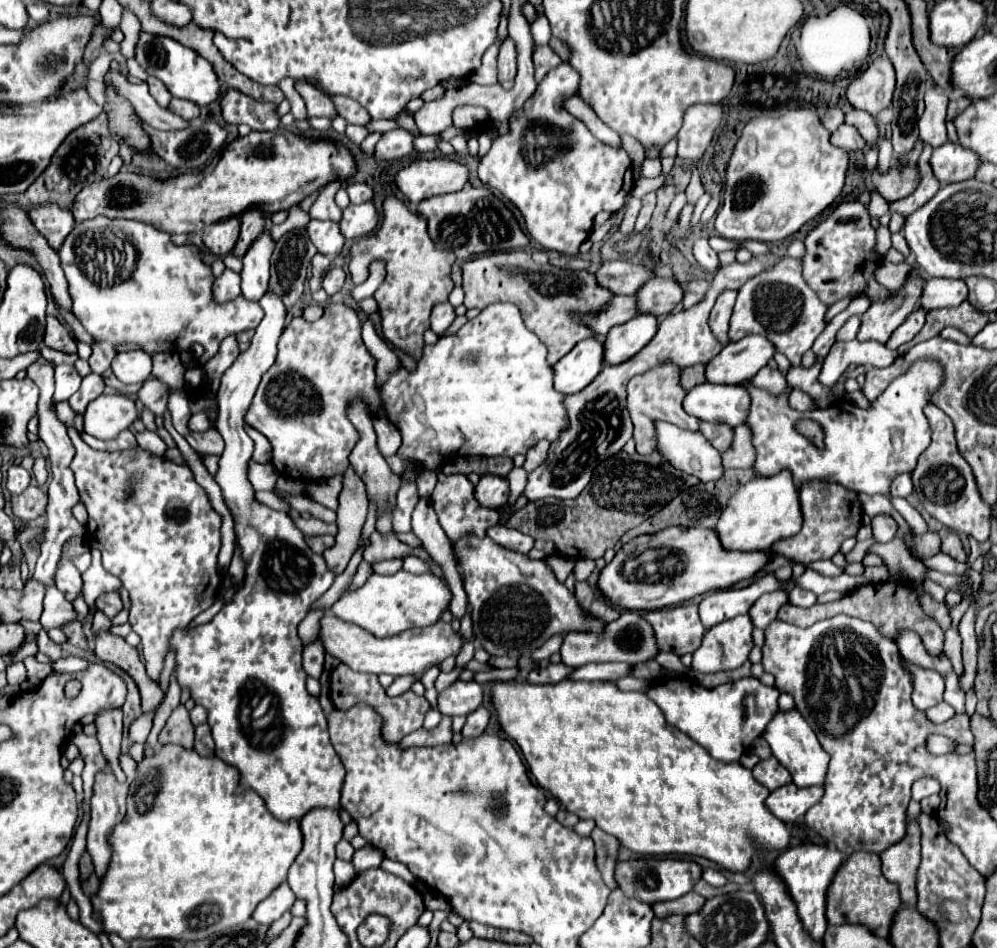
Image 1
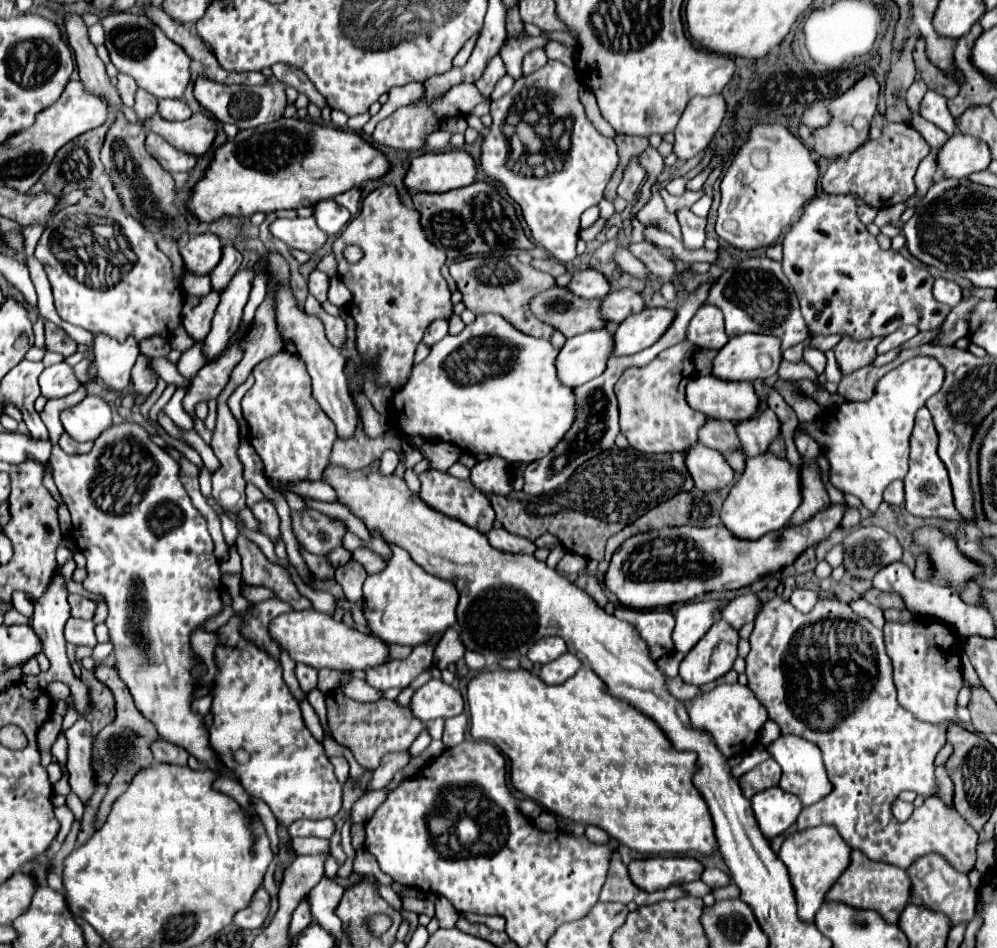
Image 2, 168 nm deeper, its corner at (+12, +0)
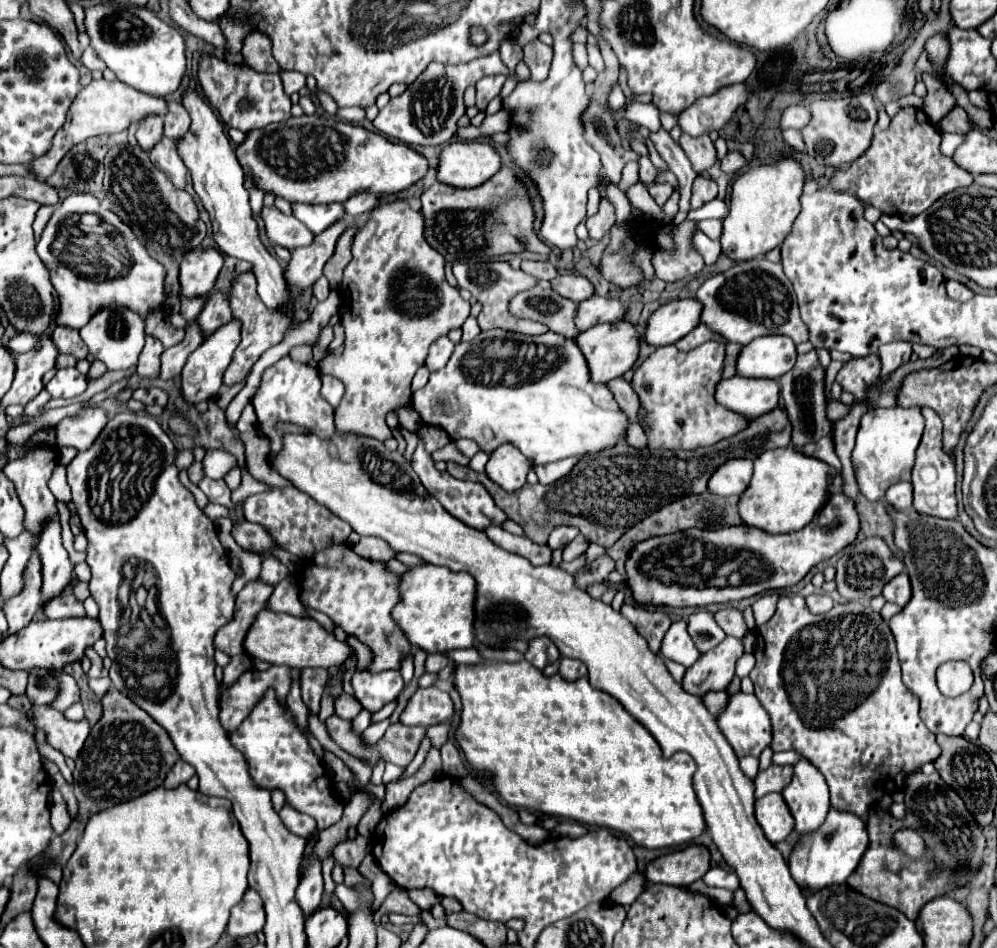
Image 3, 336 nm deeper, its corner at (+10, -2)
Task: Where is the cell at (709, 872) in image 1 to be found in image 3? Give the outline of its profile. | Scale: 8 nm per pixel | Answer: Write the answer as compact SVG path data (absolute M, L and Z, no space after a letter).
M710 868L702 880L704 880L708 886L726 888L726 890L736 890L736 888L740 886L738 876L736 876L734 872L724 870L724 868Z

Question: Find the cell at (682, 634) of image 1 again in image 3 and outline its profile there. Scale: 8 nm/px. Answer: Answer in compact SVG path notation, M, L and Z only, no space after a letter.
M624 604L620 614L636 626L636 630L646 638L650 650L660 654L664 634L670 628L670 618L662 610L648 610L640 604Z

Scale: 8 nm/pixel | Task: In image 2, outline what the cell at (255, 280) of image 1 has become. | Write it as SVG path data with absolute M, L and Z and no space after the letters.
M252 268L238 270L228 288L222 292L216 316L212 320L212 330L204 338L206 362L214 362L216 358L220 358L220 354L228 348L232 336L238 332L242 322L242 310L248 302L252 278Z

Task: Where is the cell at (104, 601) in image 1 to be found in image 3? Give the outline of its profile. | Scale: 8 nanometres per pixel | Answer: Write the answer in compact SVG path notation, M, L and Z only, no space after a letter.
M66 590L58 600L50 600L46 604L46 618L84 618L84 606L74 598L70 590Z

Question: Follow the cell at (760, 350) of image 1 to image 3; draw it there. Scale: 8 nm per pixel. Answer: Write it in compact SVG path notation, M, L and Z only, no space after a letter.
M762 336L742 346L736 360L736 374L744 378L784 376L796 360L796 346L786 336Z

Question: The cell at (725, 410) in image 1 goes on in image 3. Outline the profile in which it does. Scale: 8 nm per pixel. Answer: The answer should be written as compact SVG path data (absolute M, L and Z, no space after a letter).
M734 376L716 384L714 398L724 408L744 418L754 418L762 416L762 412L770 412L770 408L778 404L778 382Z

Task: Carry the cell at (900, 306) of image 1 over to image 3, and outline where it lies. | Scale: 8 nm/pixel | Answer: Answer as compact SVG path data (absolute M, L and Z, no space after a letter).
M870 354L846 360L836 376L836 382L846 392L852 392L860 400L864 398L864 388L872 384L878 376L880 376L880 358L876 354Z

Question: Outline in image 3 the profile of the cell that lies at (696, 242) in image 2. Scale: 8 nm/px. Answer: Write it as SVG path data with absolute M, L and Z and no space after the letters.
M662 128L656 134L650 134L654 148L658 150L658 154L662 156L662 160L668 164L668 168L674 172L678 182L680 182L679 193L679 211L688 212L690 210L690 197L692 184L696 178L696 172L692 169L688 160L680 146L670 138L670 134Z

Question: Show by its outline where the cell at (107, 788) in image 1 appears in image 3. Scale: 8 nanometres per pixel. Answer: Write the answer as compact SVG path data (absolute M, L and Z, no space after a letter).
M50 706L32 708L28 712L28 718L34 726L38 726L46 732L50 746L60 750L66 758L72 758L72 760L78 758L78 754L90 734L88 720L70 722L62 716L62 712L56 712Z

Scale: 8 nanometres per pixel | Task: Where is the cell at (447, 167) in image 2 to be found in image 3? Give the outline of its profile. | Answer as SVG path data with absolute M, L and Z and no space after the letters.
M452 142L444 146L436 180L454 188L474 188L500 170L500 156L486 142Z

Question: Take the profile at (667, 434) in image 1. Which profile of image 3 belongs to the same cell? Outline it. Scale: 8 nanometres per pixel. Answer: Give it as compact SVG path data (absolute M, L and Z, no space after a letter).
M734 458L724 462L722 466L718 466L710 480L708 480L708 490L712 494L718 496L740 496L752 476L752 460L742 460L742 458Z

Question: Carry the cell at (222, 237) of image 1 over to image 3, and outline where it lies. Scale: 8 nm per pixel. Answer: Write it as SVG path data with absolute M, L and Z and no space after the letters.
M214 246L194 248L184 254L180 264L180 286L184 296L206 296L216 284L222 268L222 252Z

